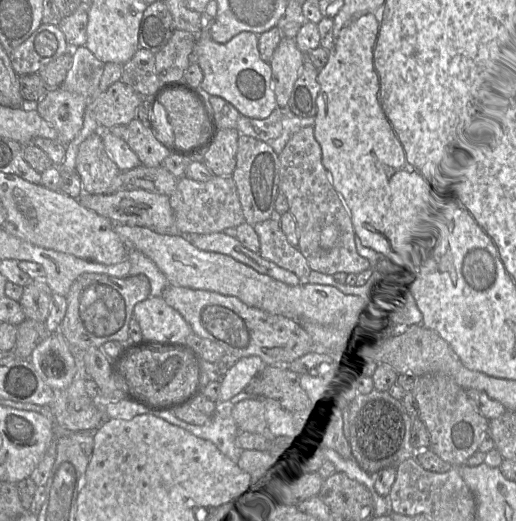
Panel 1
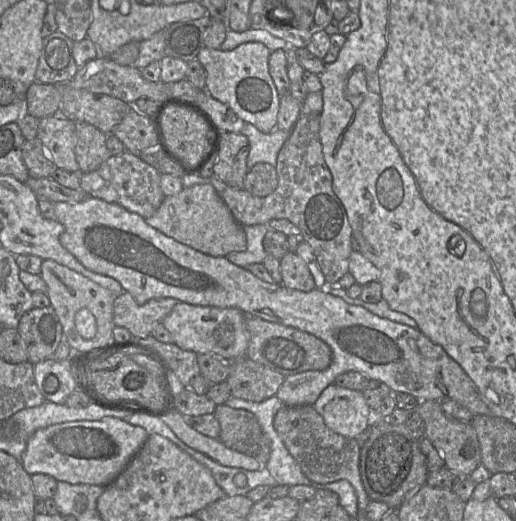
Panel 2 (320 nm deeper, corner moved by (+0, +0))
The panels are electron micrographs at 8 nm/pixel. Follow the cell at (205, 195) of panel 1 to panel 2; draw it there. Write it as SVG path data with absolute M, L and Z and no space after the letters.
M303 113L279 154L275 164L277 185L272 193L265 197L254 196L244 188L227 185L216 176L209 178L211 183L235 220L242 226L265 224L273 219L284 219L294 224L313 252L326 281L337 281L344 273L350 272L350 254L353 249L353 234L348 214L331 189L331 175L321 152L320 117L315 113Z

